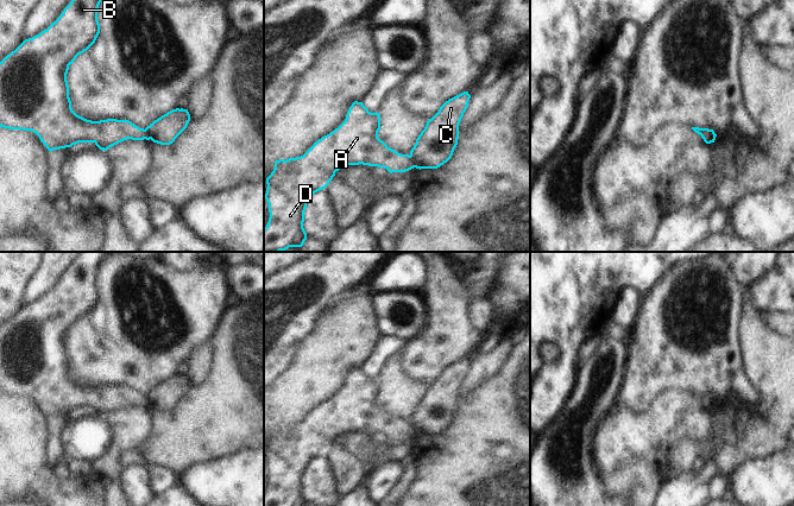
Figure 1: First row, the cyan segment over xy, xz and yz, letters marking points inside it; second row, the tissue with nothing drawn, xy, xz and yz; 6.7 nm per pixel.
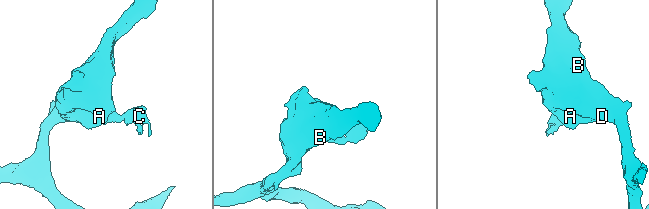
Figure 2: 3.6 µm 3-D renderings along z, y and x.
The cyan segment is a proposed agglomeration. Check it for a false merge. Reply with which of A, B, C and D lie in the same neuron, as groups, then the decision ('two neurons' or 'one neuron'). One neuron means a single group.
A B D / C | two neurons

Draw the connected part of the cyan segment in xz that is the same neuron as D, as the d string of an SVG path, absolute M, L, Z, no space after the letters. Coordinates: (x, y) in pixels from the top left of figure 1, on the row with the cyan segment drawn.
M354 101L345 121L314 143L303 156L275 162L275 169L266 178L267 188L264 195L270 213L269 222L264 228L264 252L281 252L289 247L303 246L307 240L303 228L307 203L315 192L329 184L340 169L363 164L384 167L392 173L405 172L415 167L409 154L398 153L378 138L379 129L379 113L371 113L363 102Z

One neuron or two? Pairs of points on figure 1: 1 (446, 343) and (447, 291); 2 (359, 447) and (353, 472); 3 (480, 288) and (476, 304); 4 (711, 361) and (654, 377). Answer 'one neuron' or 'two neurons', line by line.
1: one neuron
2: two neurons
3: two neurons
4: one neuron

